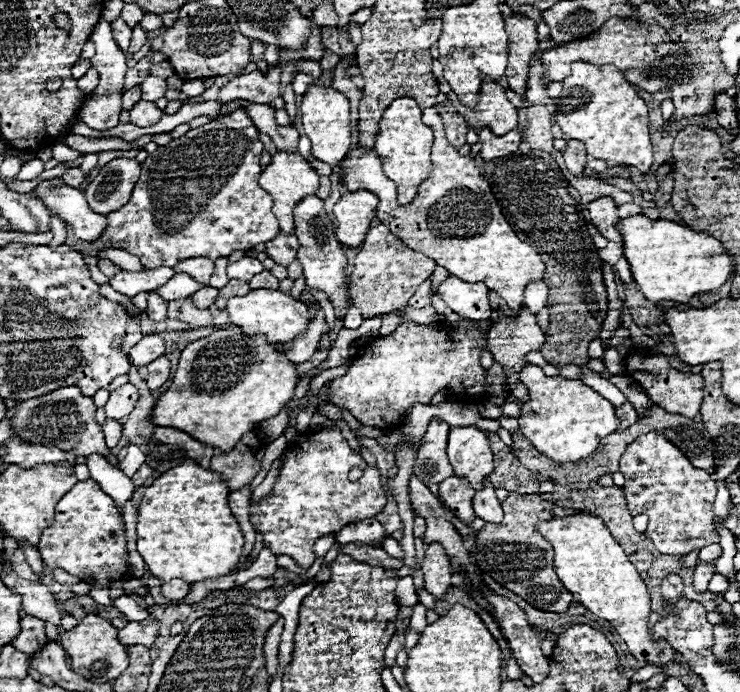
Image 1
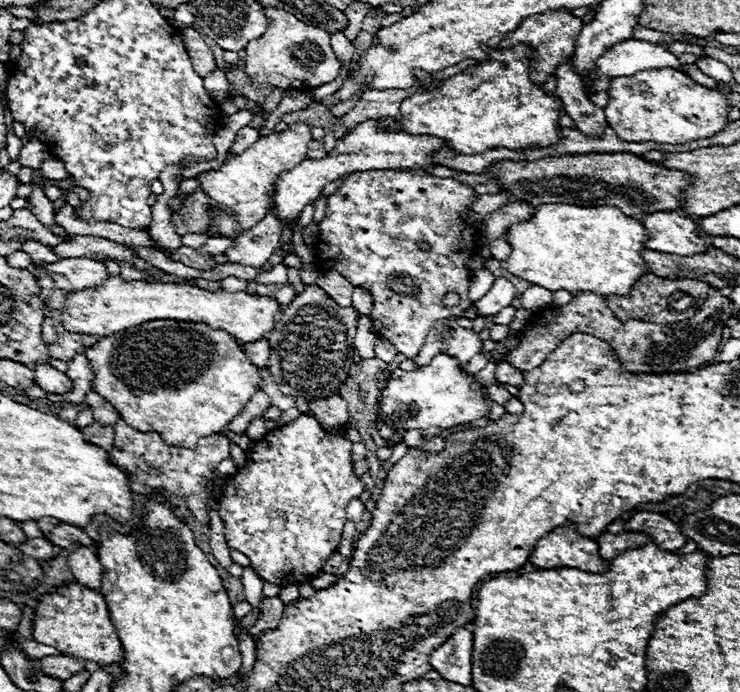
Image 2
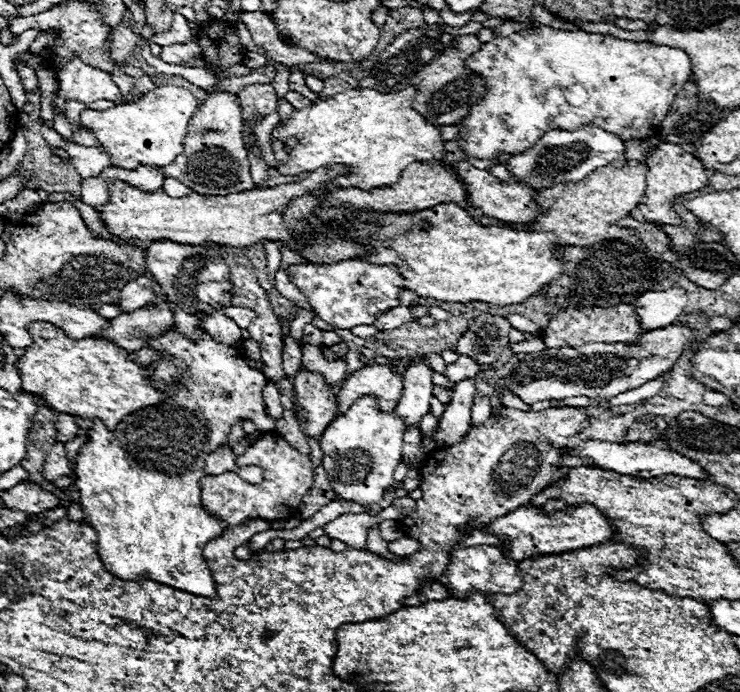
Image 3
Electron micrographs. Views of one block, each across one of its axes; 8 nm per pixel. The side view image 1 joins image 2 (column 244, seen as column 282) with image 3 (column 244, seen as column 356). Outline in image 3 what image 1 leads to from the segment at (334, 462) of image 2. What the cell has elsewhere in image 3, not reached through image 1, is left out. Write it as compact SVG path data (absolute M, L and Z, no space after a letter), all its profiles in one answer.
M262 434L242 456L236 458L236 466L260 466L264 472L264 480L260 484L248 484L244 482L236 472L224 472L218 476L204 476L200 482L202 488L202 502L208 512L216 514L220 520L224 520L224 526L238 526L250 518L260 518L266 522L272 520L286 520L292 518L298 504L302 502L302 496L308 494L312 488L314 470L310 464L310 456L306 458L298 450L294 450L286 440L282 440L278 434Z

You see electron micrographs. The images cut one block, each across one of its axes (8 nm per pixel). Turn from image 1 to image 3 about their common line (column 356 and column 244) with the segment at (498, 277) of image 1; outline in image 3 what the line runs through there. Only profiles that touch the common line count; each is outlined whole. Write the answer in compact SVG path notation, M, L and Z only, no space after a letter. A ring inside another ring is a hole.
M212 92L204 106L194 112L190 120L190 130L186 138L186 146L182 156L178 156L170 166L164 166L166 178L178 178L188 188L196 190L198 194L212 194L224 196L230 192L252 190L256 184L250 174L250 162L246 158L246 148L242 142L242 116L240 106L234 102L234 94L228 92ZM220 148L220 150L208 150Z

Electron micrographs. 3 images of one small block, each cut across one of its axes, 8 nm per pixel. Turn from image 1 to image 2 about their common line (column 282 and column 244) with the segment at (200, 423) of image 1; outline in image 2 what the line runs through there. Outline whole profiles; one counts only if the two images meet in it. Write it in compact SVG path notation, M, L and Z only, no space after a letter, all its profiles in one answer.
M144 322L142 326L134 326L130 330L124 330L122 334L112 334L110 338L100 338L92 348L86 350L86 360L90 362L90 368L94 372L94 380L92 380L92 390L96 394L100 394L104 400L108 400L120 414L120 418L134 430L140 432L158 432L162 436L164 442L170 442L172 446L182 446L182 448L190 448L196 446L198 438L206 438L212 436L216 432L220 432L226 424L230 424L232 418L236 418L244 406L248 404L250 396L256 394L256 390L260 388L260 374L258 368L246 358L246 354L242 354L242 350L238 348L240 344L230 338L230 334L222 332L222 330L210 330L210 326L206 324L194 324L194 322Z

